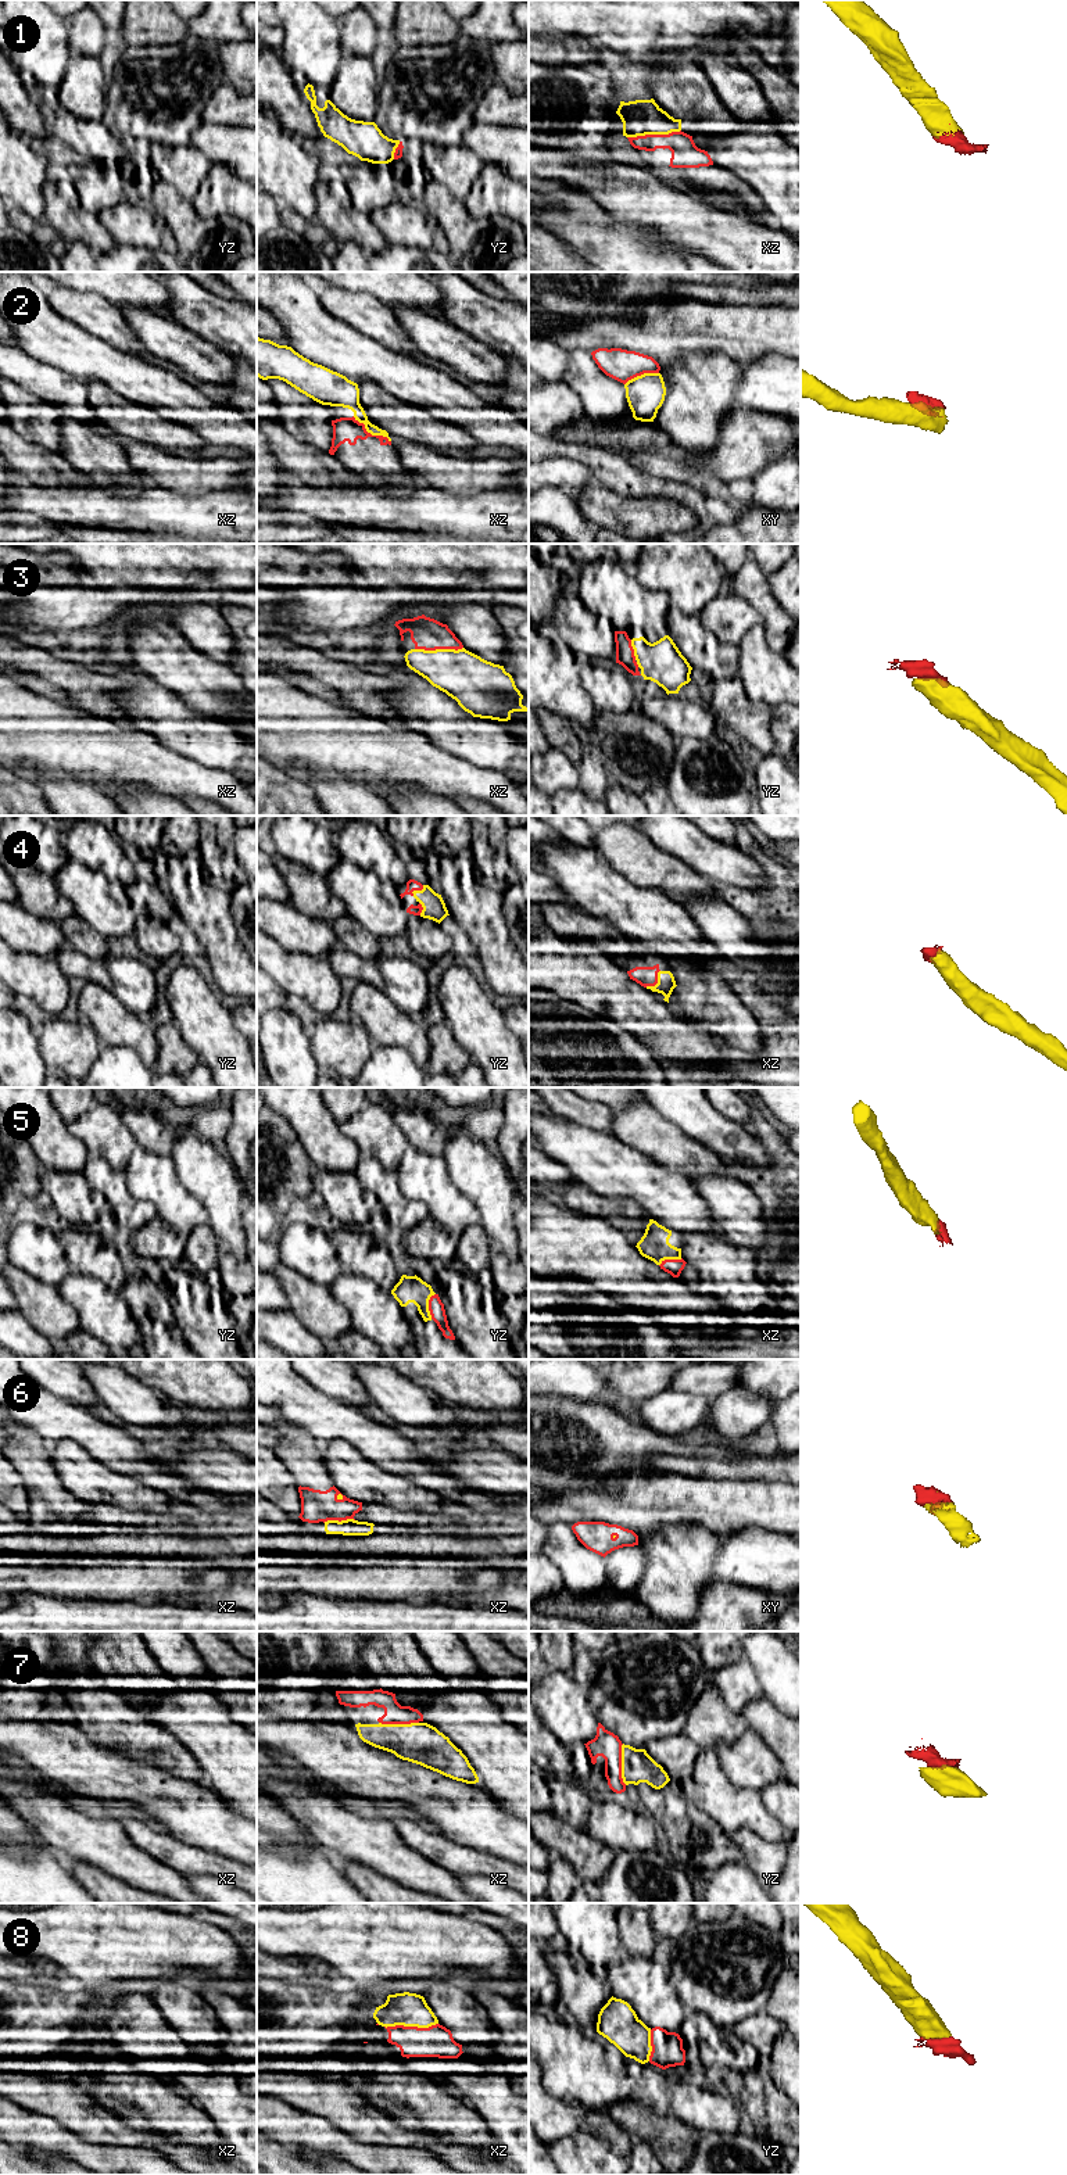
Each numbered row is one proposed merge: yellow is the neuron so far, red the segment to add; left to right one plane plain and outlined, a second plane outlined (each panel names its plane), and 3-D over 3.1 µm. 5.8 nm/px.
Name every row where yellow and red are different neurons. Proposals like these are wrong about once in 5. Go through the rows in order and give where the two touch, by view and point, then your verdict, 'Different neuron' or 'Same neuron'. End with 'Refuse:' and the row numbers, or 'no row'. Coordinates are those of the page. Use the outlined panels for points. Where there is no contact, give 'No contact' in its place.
1: Touches yellow at xz (654, 133). Same neuron
2: Touches yellow at xz (371, 433). Different neuron
3: Touches yellow at xz (439, 649). Same neuron
4: Touches yellow at xz (658, 982). Same neuron
5: Touches yellow at yz (428, 1305). Same neuron
6: Touches yellow at xz (337, 1520). Same neuron
7: Touches yellow at yz (622, 1765). Same neuron
8: Touches yellow at xz (411, 2025). Same neuron
Refuse: 2

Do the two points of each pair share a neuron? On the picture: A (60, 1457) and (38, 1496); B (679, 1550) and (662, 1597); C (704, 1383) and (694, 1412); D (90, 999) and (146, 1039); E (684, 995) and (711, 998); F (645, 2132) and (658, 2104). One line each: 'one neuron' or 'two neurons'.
A: two neurons
B: one neuron
C: two neurons
D: one neuron
E: one neuron
F: two neurons

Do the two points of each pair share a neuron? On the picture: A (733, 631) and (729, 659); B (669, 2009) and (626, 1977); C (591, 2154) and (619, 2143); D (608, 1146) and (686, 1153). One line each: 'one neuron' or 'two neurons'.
A: two neurons
B: one neuron
C: two neurons
D: two neurons

